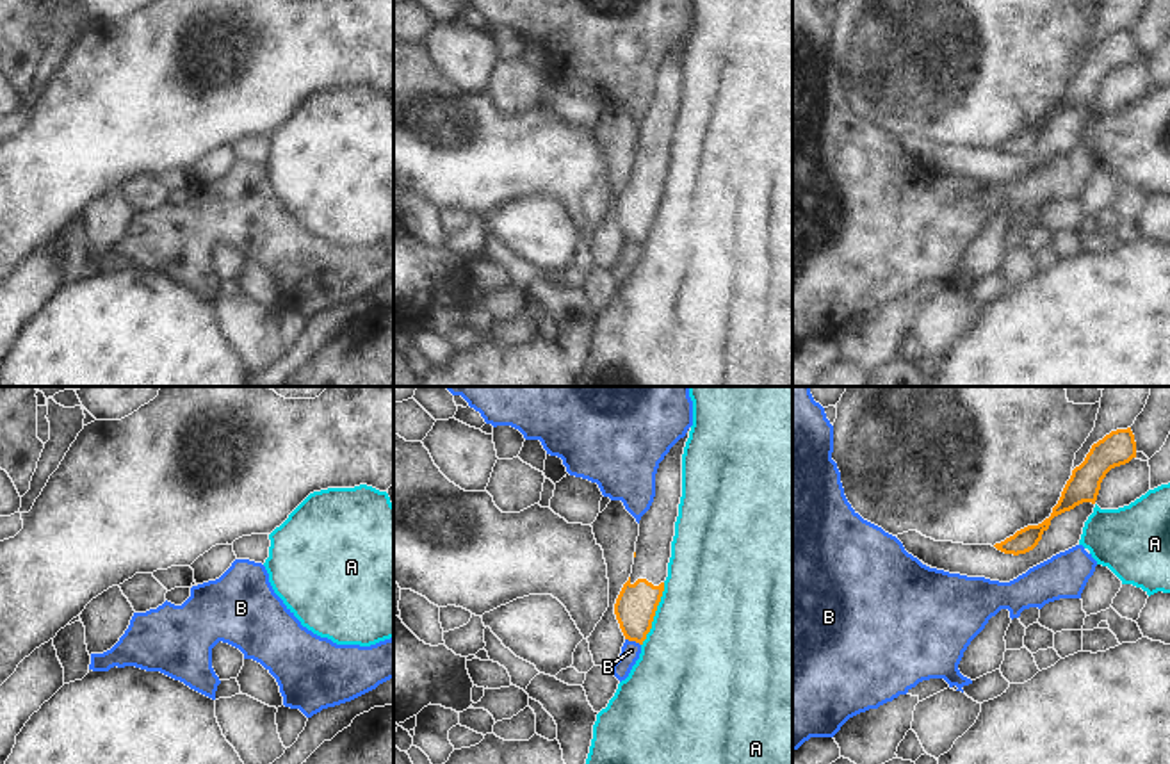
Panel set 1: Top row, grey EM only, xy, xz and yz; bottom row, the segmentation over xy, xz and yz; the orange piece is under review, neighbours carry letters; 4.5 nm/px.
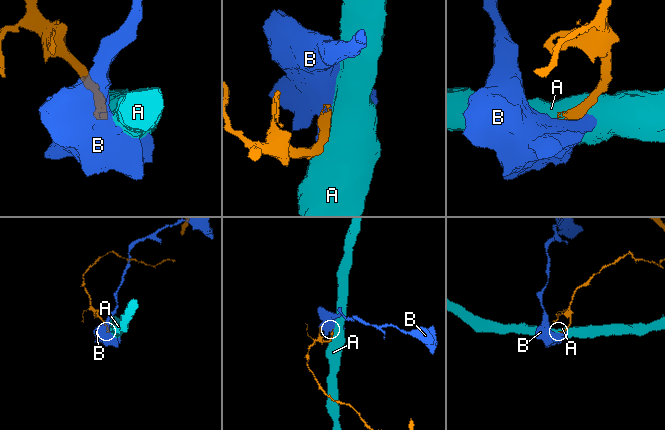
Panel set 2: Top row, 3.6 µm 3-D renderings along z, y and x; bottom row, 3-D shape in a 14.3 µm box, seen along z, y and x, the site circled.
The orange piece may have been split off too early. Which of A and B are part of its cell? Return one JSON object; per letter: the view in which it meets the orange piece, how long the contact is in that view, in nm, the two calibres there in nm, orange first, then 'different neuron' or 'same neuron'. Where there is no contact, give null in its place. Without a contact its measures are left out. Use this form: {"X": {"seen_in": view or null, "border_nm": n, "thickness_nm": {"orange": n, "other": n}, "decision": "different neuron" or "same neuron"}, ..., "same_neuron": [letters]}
{"A": {"seen_in": "xz", "border_nm": 300, "thickness_nm": {"orange": 190, "other": 500}, "decision": "different neuron"}, "B": {"seen_in": "xz", "border_nm": 80, "thickness_nm": {"orange": 190, "other": 90}, "decision": "different neuron"}, "same_neuron": []}

